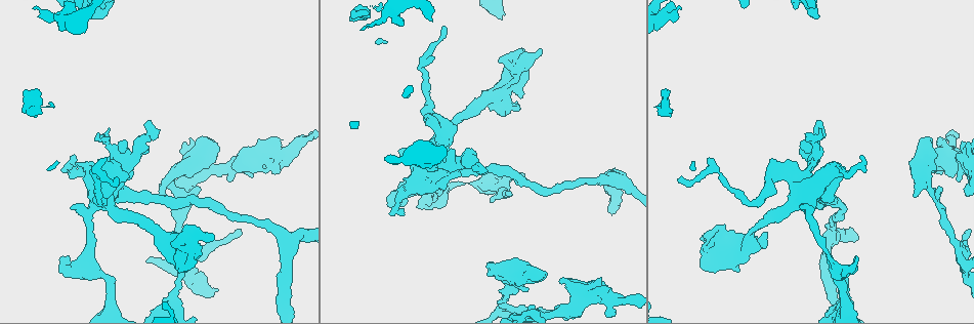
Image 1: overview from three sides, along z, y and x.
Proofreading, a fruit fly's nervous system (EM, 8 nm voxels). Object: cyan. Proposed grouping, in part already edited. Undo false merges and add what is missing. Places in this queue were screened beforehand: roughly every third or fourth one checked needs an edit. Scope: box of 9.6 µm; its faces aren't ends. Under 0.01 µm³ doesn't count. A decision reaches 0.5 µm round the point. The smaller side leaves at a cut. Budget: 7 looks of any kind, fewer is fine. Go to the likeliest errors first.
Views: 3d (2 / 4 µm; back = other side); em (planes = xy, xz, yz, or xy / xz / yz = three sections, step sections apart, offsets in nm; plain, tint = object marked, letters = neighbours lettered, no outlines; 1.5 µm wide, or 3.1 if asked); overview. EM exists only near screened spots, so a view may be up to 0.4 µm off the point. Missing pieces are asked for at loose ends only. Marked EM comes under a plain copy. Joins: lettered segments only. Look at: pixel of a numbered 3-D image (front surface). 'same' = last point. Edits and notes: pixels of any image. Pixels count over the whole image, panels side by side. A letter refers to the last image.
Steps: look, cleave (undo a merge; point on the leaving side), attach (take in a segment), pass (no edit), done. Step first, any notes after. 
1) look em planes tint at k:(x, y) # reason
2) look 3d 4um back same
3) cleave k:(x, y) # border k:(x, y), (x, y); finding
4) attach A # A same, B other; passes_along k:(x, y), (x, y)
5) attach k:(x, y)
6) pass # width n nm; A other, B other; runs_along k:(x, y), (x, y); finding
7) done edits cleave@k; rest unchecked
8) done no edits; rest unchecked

look 3d 2um back at 1:(173, 178) # arms part here

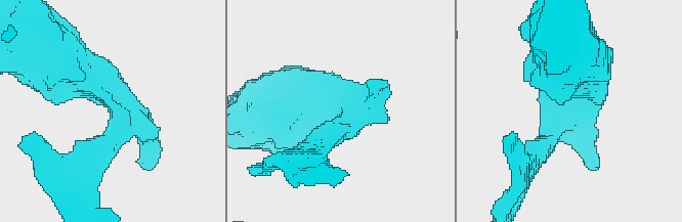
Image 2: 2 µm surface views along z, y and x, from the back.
look em yz step 4 tint at 2:(118, 101) # shape alone is not enough

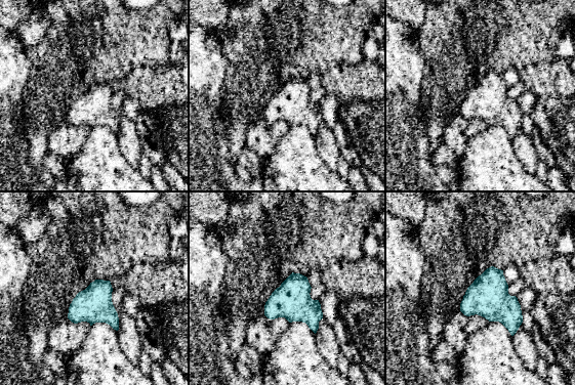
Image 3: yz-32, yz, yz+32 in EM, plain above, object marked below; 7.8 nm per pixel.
look em yz step 4 letters same

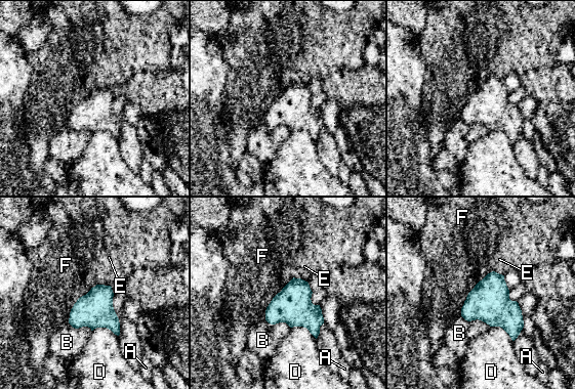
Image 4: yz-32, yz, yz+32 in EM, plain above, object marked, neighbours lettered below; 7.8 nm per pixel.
pass # width 260 nm; A other, B other, D other, E other, F other; border 4:(460, 315), (490, 326); continuous, no second neuron

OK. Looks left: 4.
look em xy step 4 letters at 1:(859, 156) # branch stops here

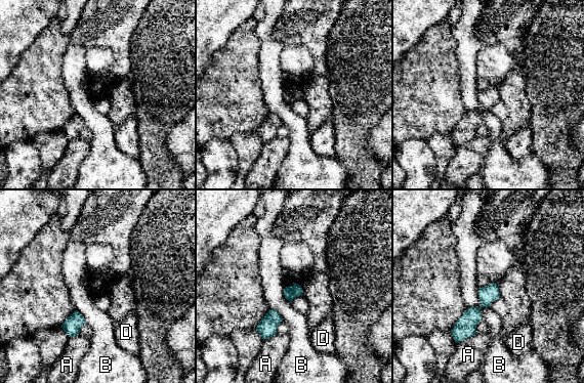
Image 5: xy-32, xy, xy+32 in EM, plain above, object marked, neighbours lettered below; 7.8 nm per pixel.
pass # width 110 nm; longest_contact B 240 nm; A other, B other, D other; none of them fits

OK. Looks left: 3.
look em planes letters at 1:(457, 175) # thick end

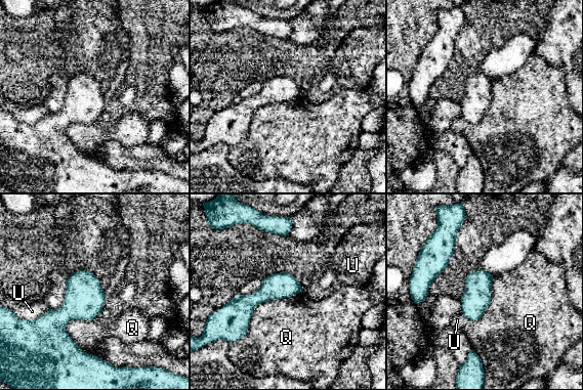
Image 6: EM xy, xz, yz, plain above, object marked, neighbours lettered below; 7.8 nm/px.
pass # Q other, U other; runs_along 6:(298, 288), (228, 307); no lettered segment goes on from it

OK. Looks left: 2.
done no edits; rest unchecked

